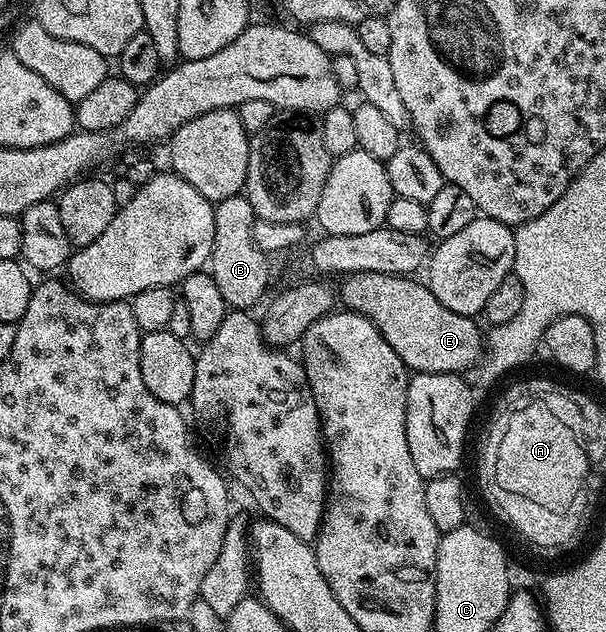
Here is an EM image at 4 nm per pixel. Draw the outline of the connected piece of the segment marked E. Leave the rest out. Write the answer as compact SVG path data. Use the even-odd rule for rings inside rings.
M356 273L355 275L347 275L340 283L340 303L345 310L355 311L358 315L368 317L372 321L372 325L376 325L376 329L380 329L380 333L384 337L384 341L388 341L388 345L392 345L392 349L396 349L396 357L400 357L400 361L404 361L404 365L414 373L455 373L469 372L471 367L477 367L484 354L484 331L474 324L475 320L468 315L460 313L452 313L452 309L448 309L445 305L440 305L440 301L436 301L436 297L430 292L429 286L425 282L417 283L417 278L407 277L404 275L385 275L384 273Z

